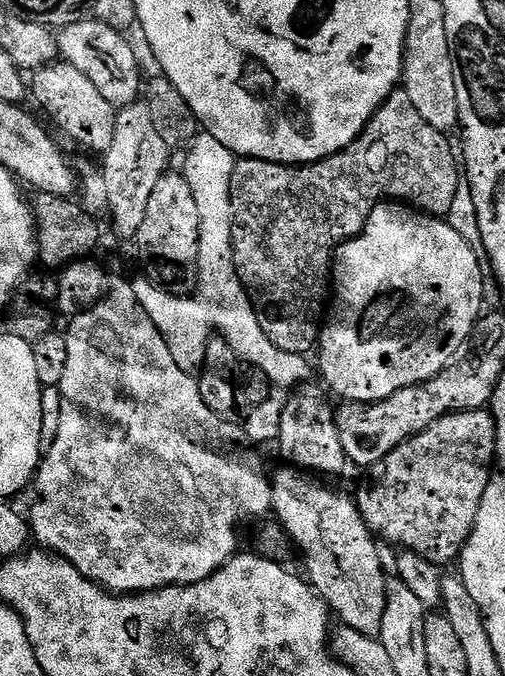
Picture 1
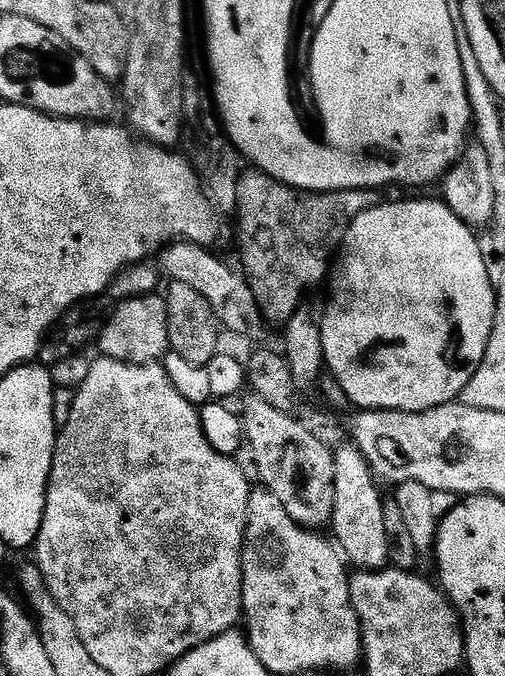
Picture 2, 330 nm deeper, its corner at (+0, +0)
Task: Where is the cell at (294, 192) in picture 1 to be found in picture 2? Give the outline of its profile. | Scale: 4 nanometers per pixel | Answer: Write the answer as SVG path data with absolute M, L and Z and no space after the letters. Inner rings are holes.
M248 170L237 182L237 206L234 219L240 223L240 264L244 280L252 291L252 298L260 310L260 315L269 325L283 326L305 303L304 295L311 288L327 281L334 257L343 245L348 228L368 207L361 189L341 192L304 192L301 188L291 188L259 170Z

